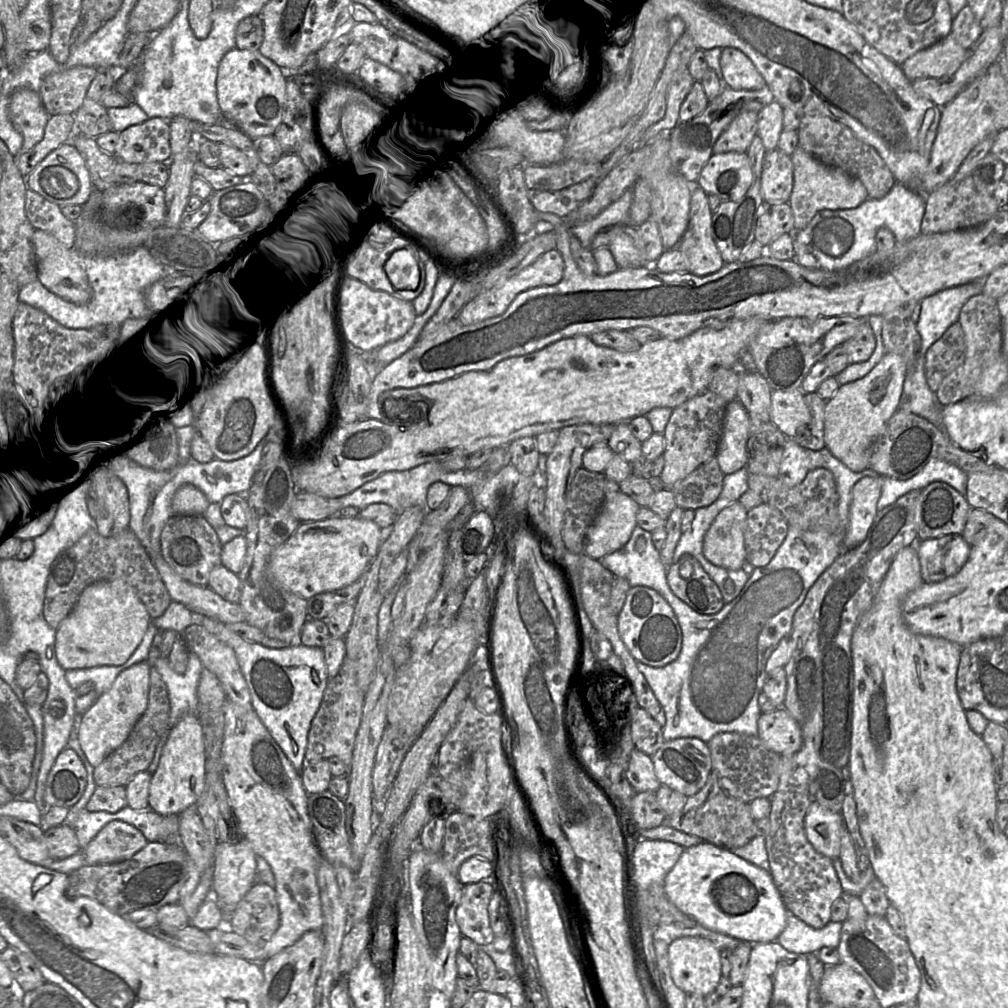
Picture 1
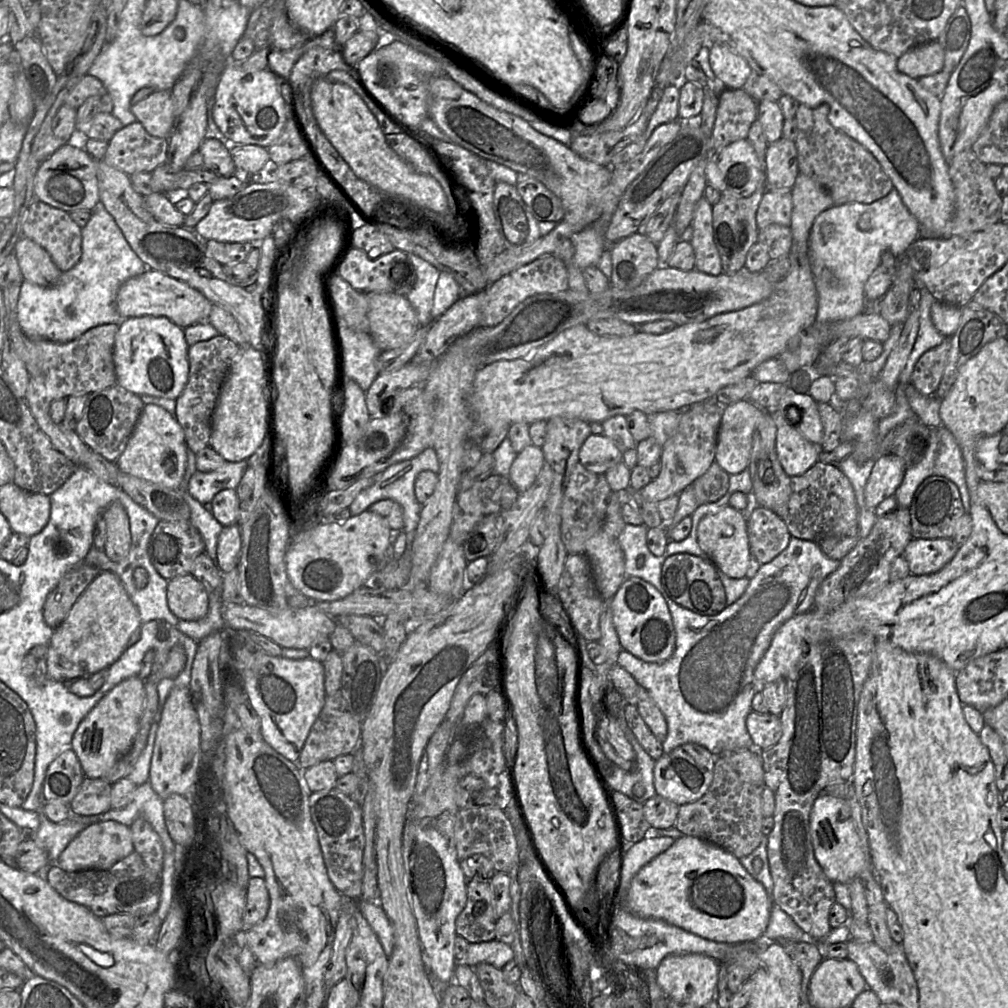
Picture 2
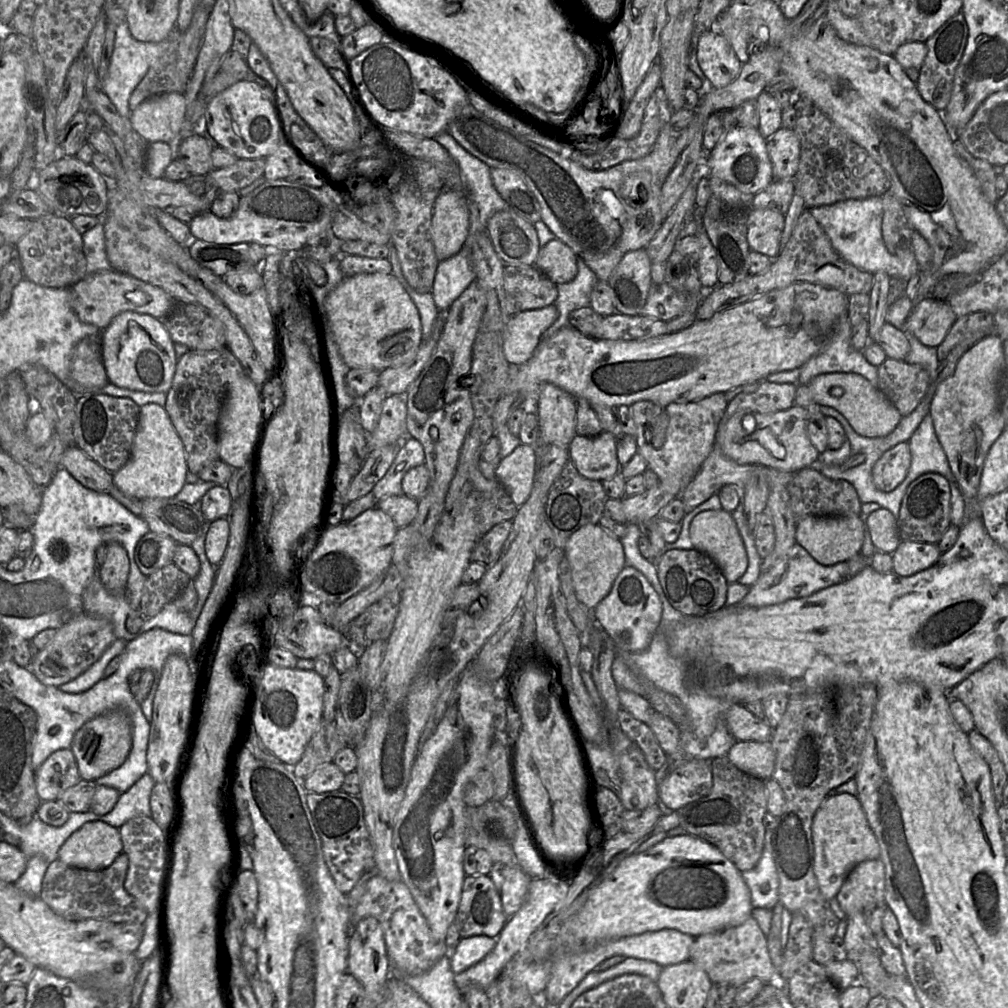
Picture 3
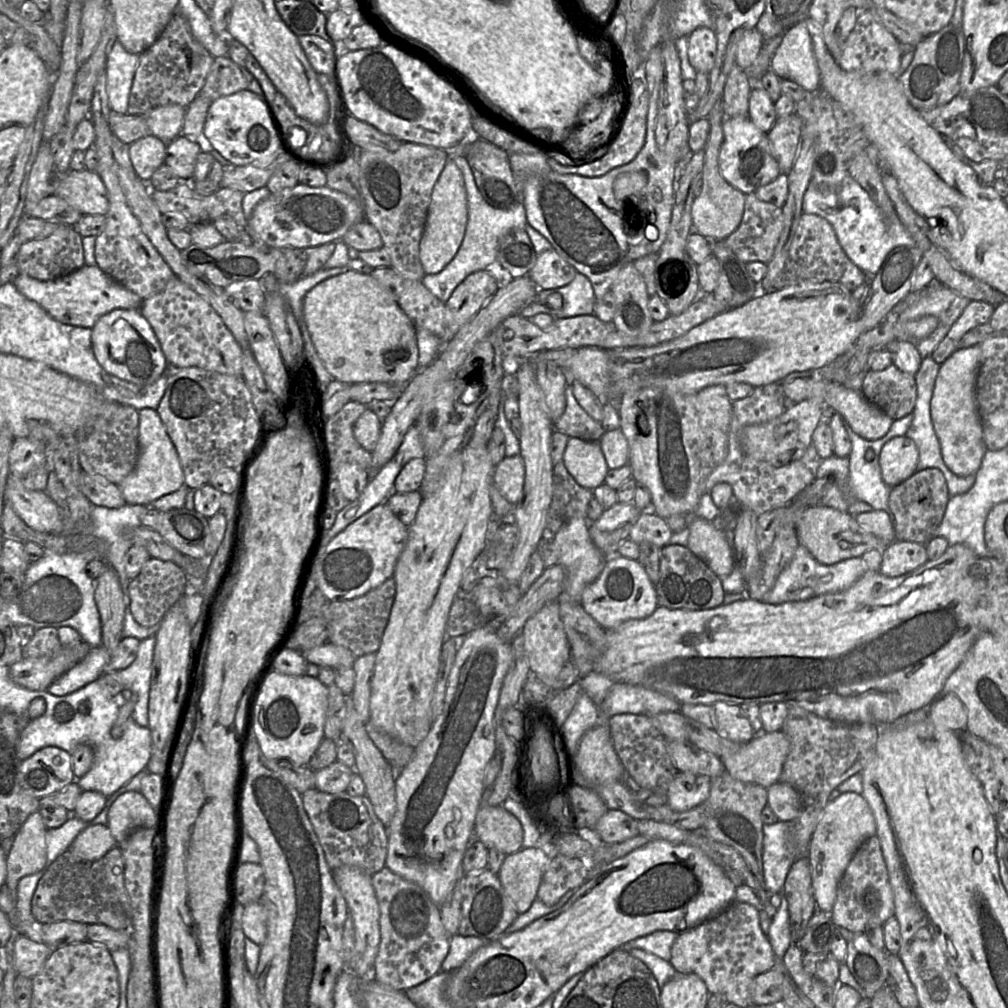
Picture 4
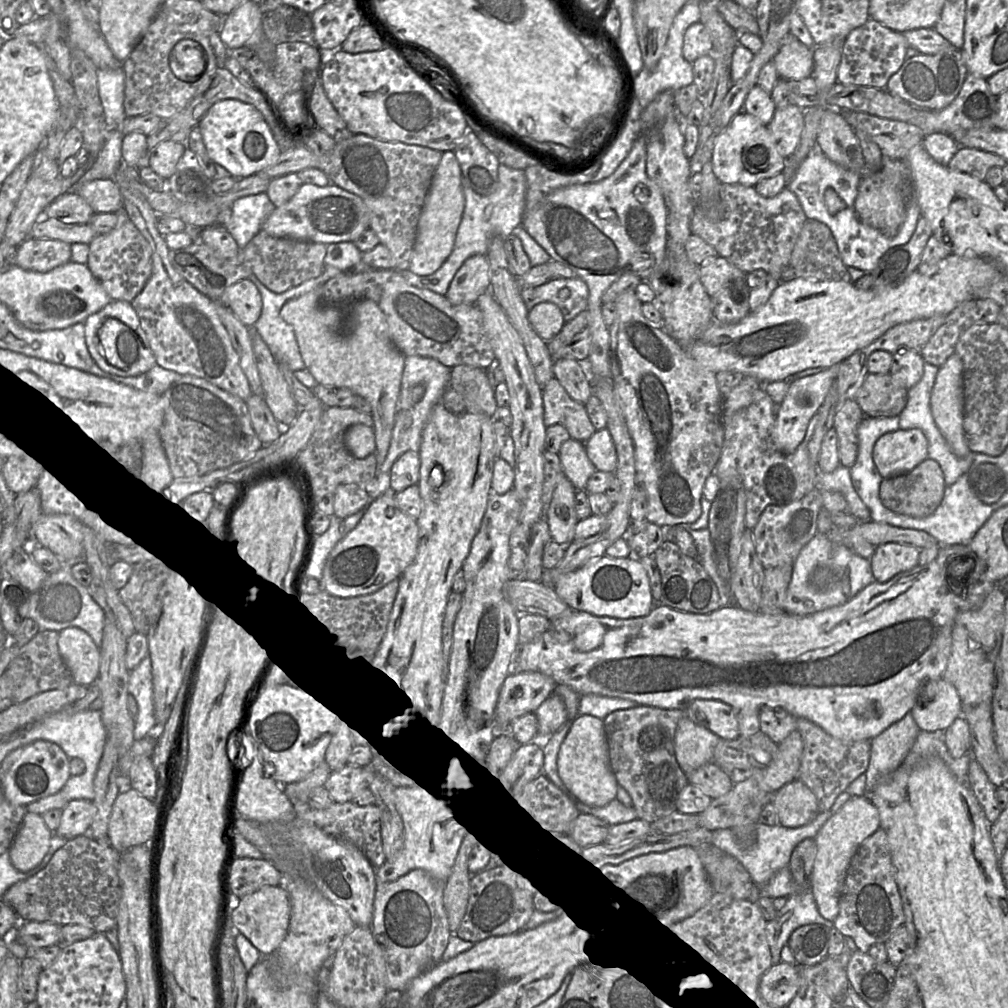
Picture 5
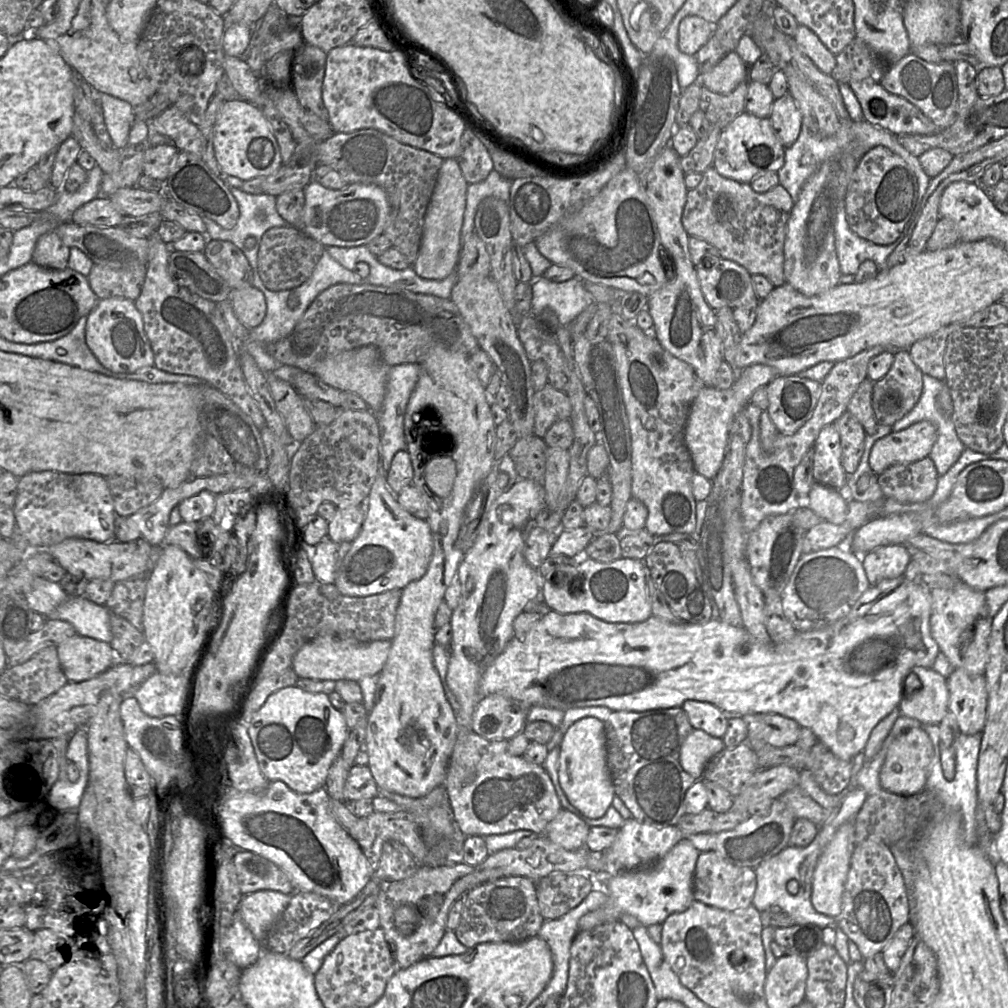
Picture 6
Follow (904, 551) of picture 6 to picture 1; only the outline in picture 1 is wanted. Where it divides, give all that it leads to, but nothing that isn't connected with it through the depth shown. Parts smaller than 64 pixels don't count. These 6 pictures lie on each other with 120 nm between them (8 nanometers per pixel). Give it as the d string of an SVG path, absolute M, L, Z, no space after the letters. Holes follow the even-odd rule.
M945 535L919 541L916 548L923 581L938 583L964 566L972 546L961 535Z

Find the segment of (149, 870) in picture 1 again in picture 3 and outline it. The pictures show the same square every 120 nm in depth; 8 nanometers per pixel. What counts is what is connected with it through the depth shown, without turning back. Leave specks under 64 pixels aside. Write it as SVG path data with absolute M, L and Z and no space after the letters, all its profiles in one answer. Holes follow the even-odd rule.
M123 852L109 867L98 871L69 867L55 860L47 868L39 897L56 914L69 920L104 919L115 924L143 924L147 911L124 887L128 867L129 858Z

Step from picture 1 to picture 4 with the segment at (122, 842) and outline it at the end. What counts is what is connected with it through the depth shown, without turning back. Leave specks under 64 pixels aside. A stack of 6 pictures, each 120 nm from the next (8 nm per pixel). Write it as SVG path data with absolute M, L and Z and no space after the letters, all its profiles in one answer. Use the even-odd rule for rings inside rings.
M93 825L84 829L68 850L82 860L96 861L117 846L107 825Z

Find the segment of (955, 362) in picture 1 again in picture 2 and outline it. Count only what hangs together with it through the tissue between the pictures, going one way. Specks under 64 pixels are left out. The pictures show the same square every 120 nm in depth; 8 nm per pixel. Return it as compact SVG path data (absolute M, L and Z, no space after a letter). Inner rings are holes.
M950 338L925 352L916 362L911 384L923 395L934 396L947 364Z

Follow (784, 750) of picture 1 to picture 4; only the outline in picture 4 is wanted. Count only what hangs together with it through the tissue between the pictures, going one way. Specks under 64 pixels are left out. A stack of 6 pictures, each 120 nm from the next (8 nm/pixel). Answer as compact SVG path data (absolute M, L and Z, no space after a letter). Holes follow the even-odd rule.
M723 701L709 705L682 705L681 713L734 742L746 743L756 736L740 705Z

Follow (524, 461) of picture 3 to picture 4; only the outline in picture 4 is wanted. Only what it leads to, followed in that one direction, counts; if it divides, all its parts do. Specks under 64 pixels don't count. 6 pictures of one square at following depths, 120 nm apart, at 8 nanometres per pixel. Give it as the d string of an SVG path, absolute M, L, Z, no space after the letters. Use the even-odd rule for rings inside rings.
M520 454L504 457L494 468L492 481L503 497L516 505L523 493L525 465Z

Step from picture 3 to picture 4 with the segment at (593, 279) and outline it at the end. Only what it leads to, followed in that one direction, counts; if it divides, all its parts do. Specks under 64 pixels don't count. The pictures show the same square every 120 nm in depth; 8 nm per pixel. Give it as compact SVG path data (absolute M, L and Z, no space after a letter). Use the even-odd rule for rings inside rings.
M577 272L574 279L565 286L538 289L537 295L532 300L548 307L547 298L553 293L562 296L561 308L551 309L555 319L594 314L594 291L590 280L585 275Z

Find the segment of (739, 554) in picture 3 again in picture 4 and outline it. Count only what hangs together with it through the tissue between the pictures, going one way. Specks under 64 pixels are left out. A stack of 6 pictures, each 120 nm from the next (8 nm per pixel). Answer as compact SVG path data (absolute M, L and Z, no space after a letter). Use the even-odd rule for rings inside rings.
M697 518L692 522L687 547L718 577L729 575L736 565L726 534L706 519Z

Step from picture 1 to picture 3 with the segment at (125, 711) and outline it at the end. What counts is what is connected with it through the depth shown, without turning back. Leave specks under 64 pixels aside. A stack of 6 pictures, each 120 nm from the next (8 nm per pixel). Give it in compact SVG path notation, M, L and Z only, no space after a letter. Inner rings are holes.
M106 712L86 722L74 735L70 749L76 759L82 780L96 781L119 768L132 747L132 725L122 712Z

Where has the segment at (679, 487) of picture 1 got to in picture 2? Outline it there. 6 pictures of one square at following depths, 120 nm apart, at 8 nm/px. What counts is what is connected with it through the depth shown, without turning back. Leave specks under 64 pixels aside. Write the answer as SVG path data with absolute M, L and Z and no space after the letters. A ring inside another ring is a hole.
M715 461L708 470L695 479L691 487L699 505L719 500L728 490L729 474Z

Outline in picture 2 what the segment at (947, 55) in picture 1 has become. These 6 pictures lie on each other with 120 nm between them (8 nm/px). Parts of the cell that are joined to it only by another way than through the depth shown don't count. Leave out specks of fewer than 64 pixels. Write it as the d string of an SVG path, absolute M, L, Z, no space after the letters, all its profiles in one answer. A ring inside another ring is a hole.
M937 41L914 46L897 58L898 70L914 79L940 72L943 64L944 51Z

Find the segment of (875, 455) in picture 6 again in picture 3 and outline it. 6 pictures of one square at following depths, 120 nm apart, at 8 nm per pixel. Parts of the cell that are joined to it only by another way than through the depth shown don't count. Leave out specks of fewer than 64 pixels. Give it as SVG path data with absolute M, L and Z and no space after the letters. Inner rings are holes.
M900 442L885 451L872 469L875 487L883 492L894 490L906 477L911 464L909 442Z

